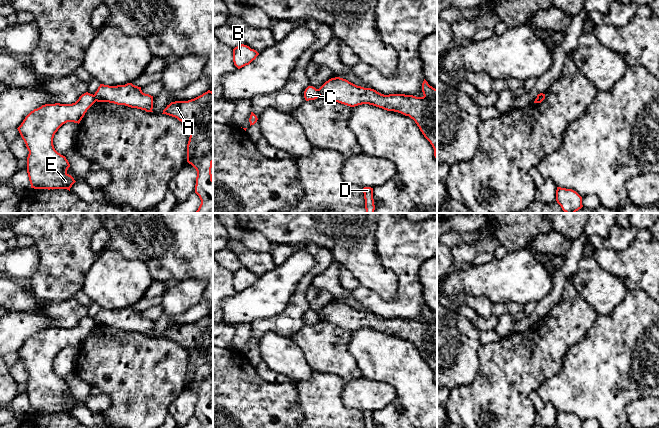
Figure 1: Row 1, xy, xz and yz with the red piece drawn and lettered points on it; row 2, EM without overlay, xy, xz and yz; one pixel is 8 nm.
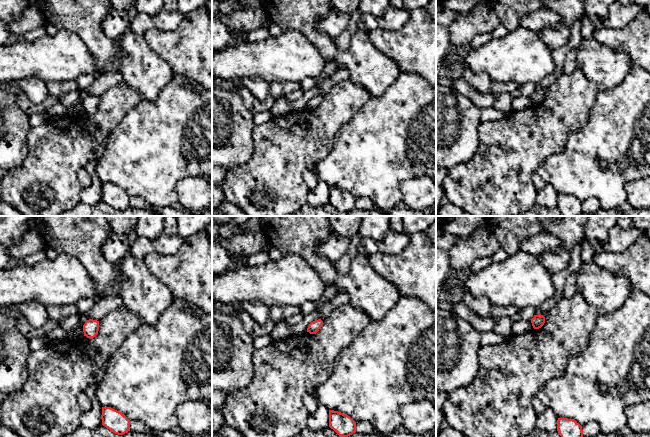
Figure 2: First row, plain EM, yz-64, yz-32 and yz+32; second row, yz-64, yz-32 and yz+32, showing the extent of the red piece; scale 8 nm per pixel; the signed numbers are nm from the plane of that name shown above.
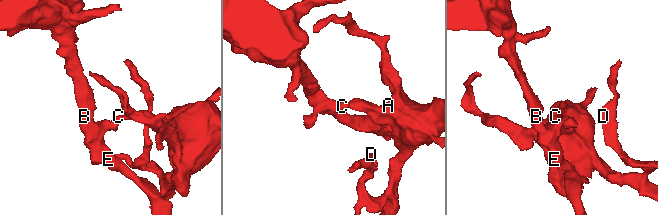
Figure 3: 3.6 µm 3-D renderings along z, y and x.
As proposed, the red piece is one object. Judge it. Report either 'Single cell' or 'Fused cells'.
Fused cells

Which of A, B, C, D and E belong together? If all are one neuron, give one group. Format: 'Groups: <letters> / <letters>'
Groups: A D / B C E

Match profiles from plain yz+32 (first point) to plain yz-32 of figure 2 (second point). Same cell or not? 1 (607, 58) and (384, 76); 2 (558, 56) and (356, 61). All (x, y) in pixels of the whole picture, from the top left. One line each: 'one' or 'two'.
1: one
2: two

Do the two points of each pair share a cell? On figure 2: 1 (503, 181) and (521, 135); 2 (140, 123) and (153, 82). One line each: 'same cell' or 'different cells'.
1: same cell
2: different cells

